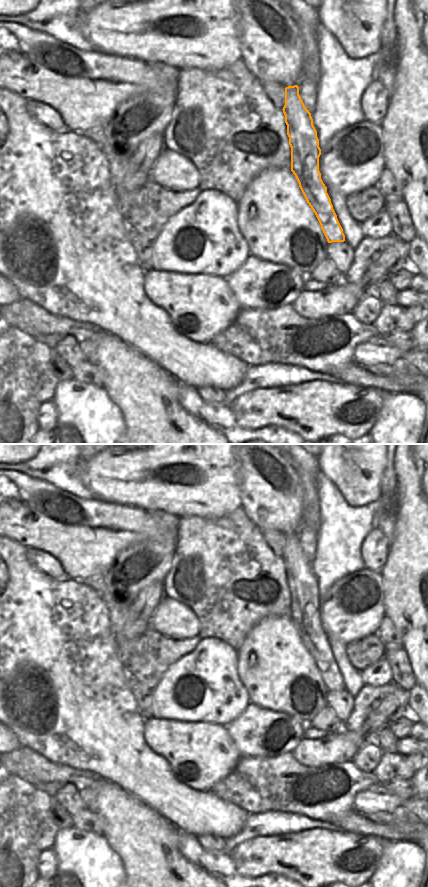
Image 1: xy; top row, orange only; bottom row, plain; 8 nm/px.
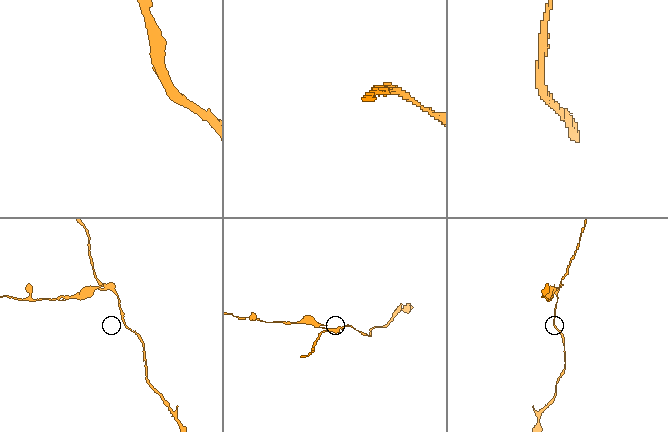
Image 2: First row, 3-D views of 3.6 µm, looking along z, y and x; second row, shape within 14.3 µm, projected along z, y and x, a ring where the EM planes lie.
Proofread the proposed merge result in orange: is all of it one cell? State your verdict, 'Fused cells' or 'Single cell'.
Fused cells.

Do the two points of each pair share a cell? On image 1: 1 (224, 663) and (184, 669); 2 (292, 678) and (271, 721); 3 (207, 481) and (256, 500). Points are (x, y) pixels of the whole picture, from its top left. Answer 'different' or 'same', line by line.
1: same
2: different
3: different

